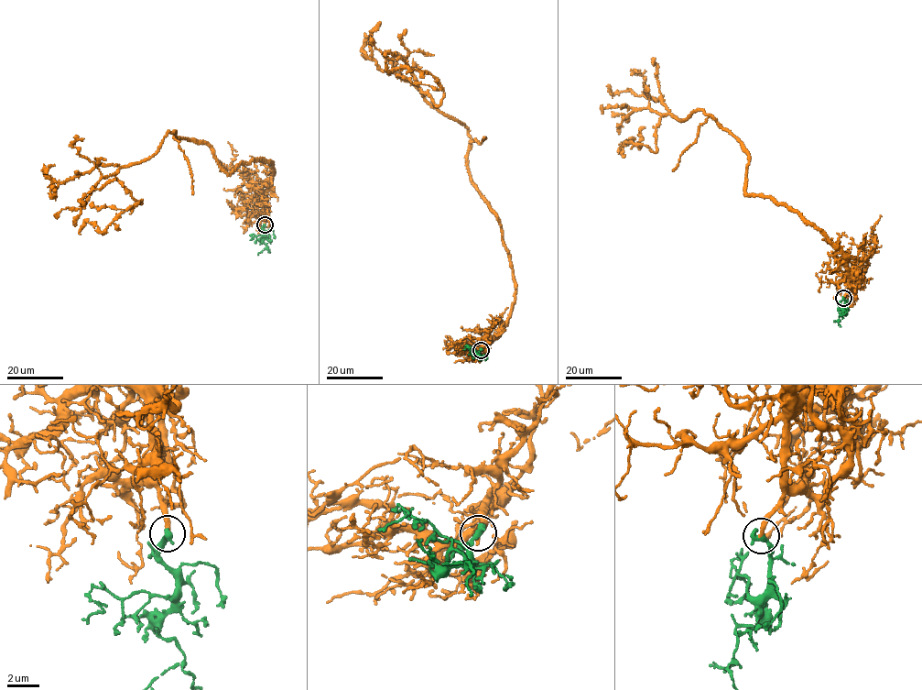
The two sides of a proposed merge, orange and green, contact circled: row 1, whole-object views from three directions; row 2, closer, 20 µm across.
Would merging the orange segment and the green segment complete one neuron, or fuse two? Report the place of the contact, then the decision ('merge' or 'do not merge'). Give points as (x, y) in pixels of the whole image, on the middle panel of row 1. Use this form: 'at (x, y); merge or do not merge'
at (481, 350); merge

